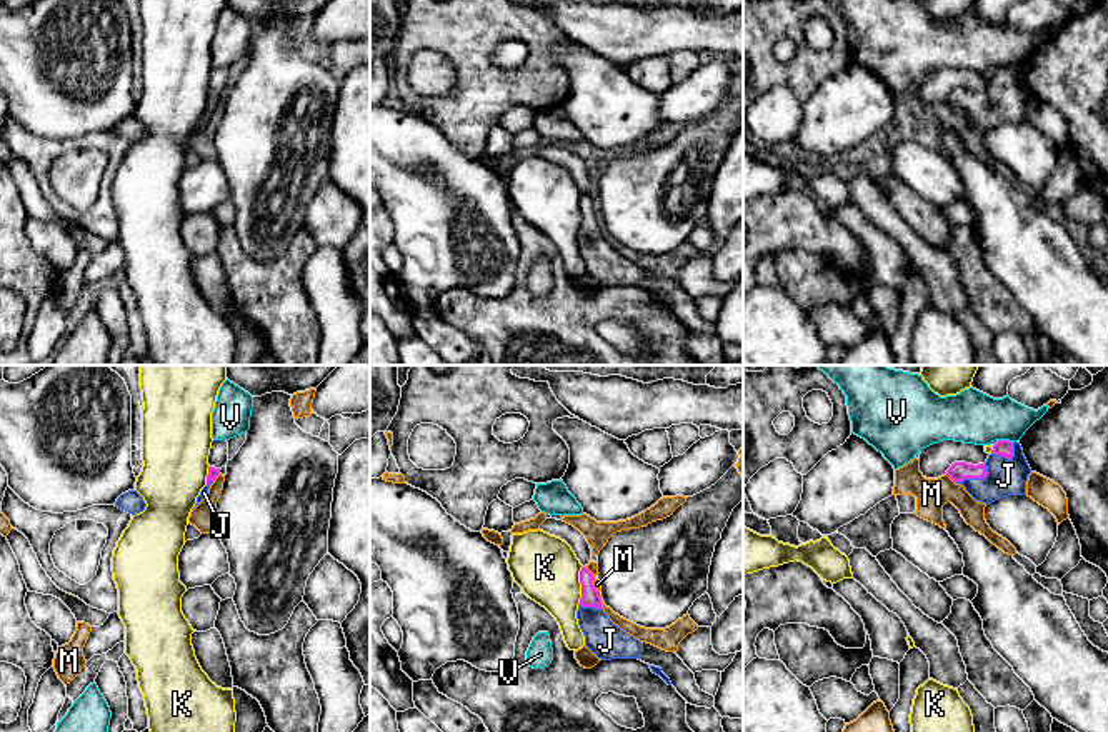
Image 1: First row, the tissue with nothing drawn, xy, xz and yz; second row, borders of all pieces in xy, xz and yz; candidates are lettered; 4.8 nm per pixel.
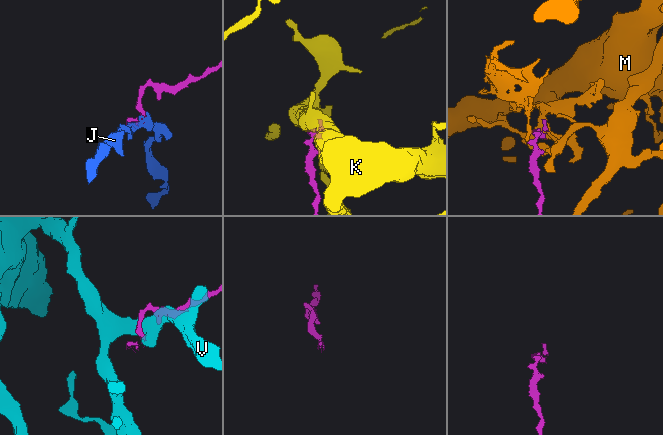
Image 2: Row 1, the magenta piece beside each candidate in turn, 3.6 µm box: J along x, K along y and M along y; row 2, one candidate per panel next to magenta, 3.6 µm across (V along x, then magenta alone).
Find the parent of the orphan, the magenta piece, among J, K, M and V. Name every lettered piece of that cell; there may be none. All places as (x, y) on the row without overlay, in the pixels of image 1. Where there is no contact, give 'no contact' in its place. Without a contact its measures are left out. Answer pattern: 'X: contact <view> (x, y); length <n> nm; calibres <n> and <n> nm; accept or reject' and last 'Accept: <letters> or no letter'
J: contact yz (975, 104); length 180 nm; calibres 90 and 180 nm; accept
K: contact xz (580, 202); length 100 nm; calibres 90 and 300 nm; reject
M: contact xz (593, 214); length 220 nm; calibres 90 and 40 nm; reject
V: contact yz (1005, 67); length 70 nm; calibres 80 and 260 nm; reject
Accept: J

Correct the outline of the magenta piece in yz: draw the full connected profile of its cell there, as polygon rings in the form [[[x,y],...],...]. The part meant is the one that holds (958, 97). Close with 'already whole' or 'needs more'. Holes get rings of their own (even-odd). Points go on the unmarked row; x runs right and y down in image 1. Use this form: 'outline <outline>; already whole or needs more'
outline [[[998,67],[985,90],[955,88],[946,102],[965,113],[981,130],[991,130],[1006,122],[1026,122],[1031,95],[1020,68]]]; needs more

